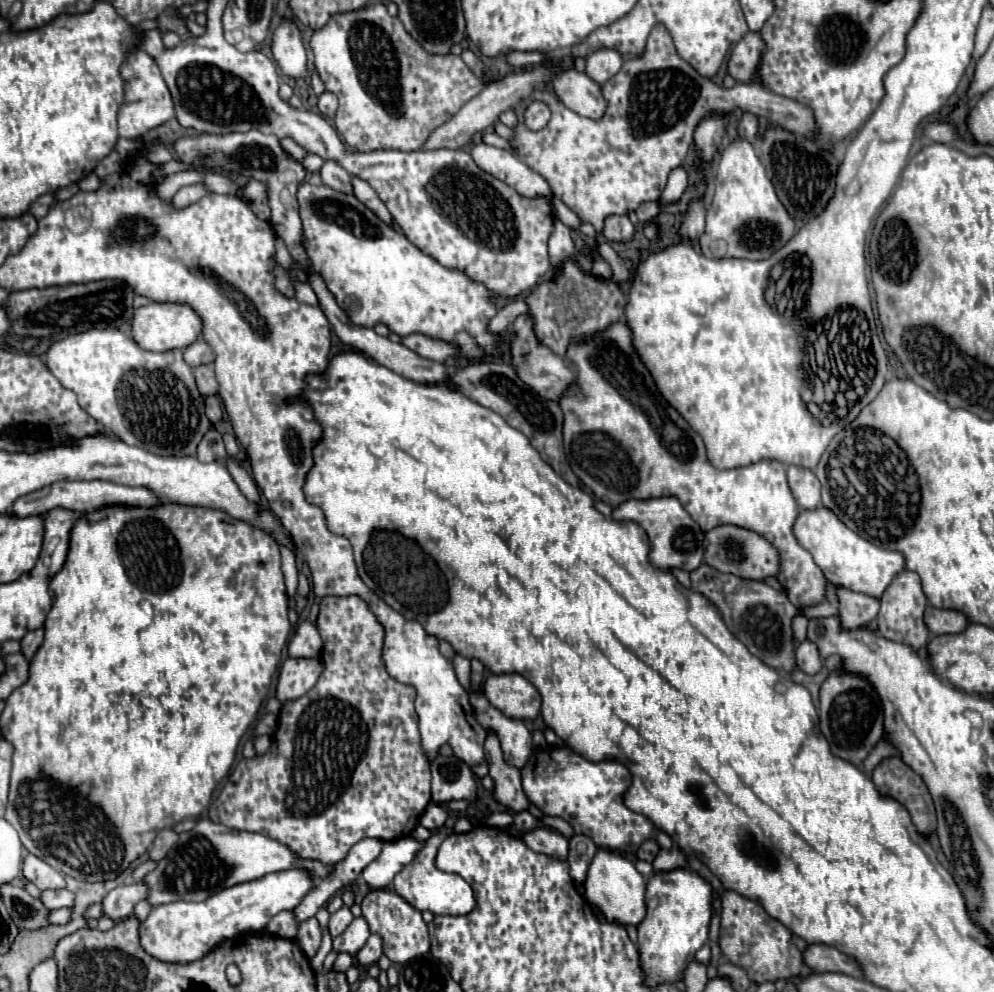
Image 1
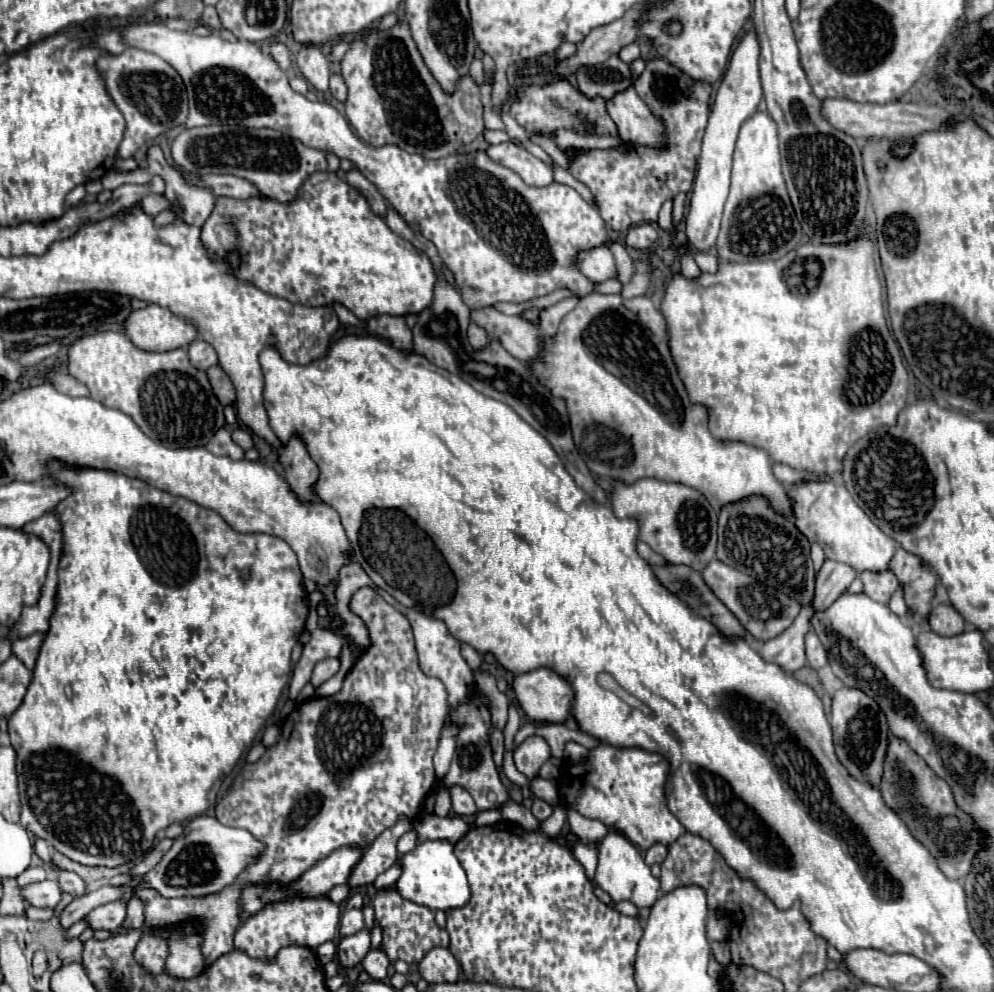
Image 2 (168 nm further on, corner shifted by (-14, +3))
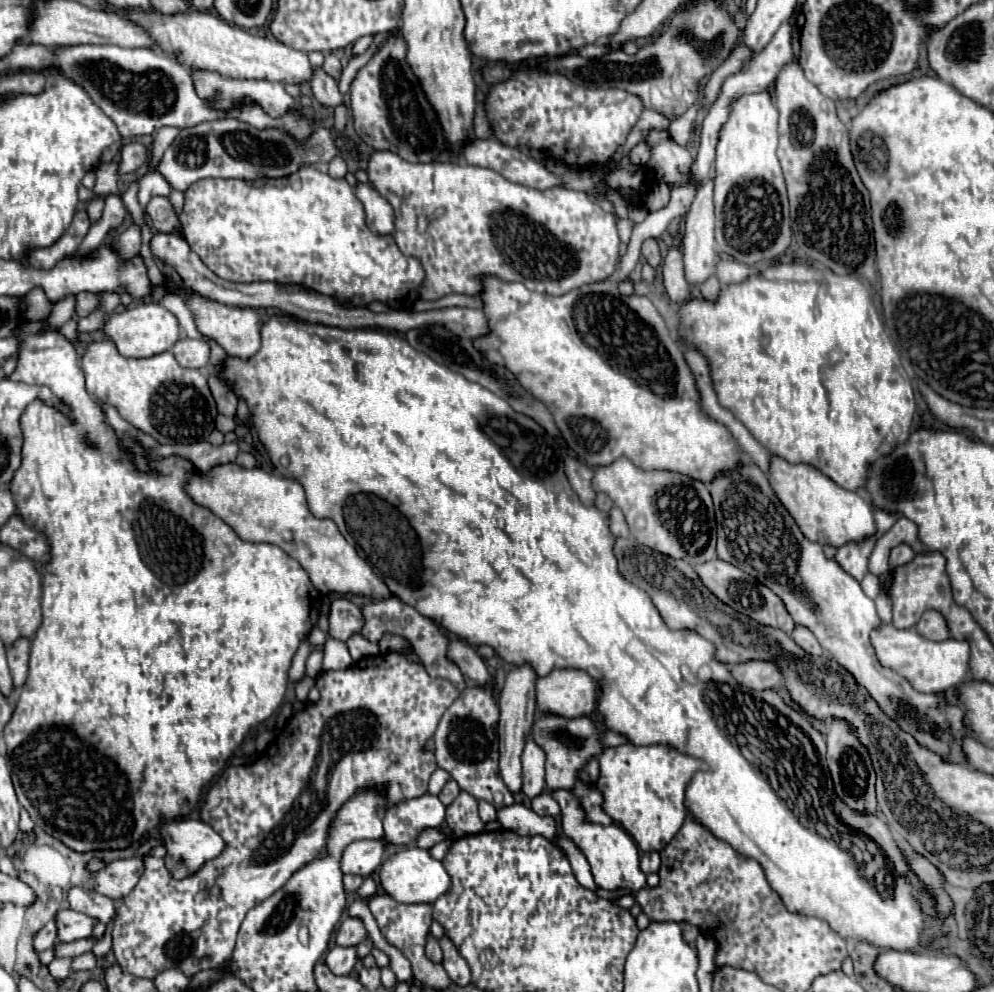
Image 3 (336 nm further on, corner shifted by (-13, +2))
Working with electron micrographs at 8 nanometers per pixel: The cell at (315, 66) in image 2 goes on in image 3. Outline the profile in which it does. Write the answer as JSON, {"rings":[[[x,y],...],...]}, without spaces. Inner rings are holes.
{"rings":[[[315,68],[315,76],[311,80],[311,90],[313,90],[313,96],[323,104],[323,106],[339,106],[343,104],[343,96],[337,88],[337,82],[325,74],[325,70],[321,68]]]}

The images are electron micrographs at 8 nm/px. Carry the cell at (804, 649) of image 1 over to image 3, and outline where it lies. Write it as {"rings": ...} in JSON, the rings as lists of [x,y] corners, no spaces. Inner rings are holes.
{"rings":[[[795,626],[791,638],[793,638],[807,654],[811,654],[811,656],[821,656],[821,654],[823,654],[817,638],[813,636],[813,632],[811,632],[809,628],[805,628],[805,626]]]}

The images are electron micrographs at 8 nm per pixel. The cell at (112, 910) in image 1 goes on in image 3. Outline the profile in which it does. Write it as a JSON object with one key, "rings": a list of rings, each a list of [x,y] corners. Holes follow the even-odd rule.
{"rings":[[[71,908],[59,910],[55,914],[55,922],[57,922],[57,940],[59,942],[73,942],[79,938],[89,938],[91,928],[95,924],[93,918],[81,914],[81,912],[75,912]]]}

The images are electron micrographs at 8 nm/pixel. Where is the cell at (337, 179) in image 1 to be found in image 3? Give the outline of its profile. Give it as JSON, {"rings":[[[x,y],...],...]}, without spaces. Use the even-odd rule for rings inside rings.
{"rings":[[[359,184],[355,188],[357,198],[365,206],[365,222],[377,236],[393,234],[393,208],[391,204],[369,184]]]}

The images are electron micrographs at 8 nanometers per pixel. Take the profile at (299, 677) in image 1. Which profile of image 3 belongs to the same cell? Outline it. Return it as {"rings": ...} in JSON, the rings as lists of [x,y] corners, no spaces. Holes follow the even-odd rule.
{"rings":[[[329,638],[323,646],[323,670],[345,670],[353,664],[347,644],[335,638]]]}

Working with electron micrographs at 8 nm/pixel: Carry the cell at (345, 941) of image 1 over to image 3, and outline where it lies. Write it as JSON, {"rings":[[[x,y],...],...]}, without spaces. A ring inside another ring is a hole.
{"rings":[[[335,946],[333,950],[329,950],[325,964],[329,966],[329,970],[333,970],[333,974],[341,974],[347,976],[353,966],[357,962],[357,948],[343,948],[343,946]]]}

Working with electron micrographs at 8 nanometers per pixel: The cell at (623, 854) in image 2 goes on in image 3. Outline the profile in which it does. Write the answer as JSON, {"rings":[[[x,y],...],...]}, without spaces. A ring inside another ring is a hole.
{"rings":[[[555,790],[555,792],[551,792],[551,796],[561,806],[561,828],[563,828],[563,834],[569,836],[577,844],[577,848],[585,854],[587,862],[591,864],[591,872],[595,876],[597,886],[601,886],[603,890],[629,888],[631,892],[637,892],[637,890],[641,890],[641,888],[647,886],[645,874],[639,868],[639,850],[637,850],[637,844],[633,842],[633,838],[627,834],[625,828],[621,828],[619,824],[601,826],[601,824],[589,822],[585,818],[581,800],[573,792]]]}

